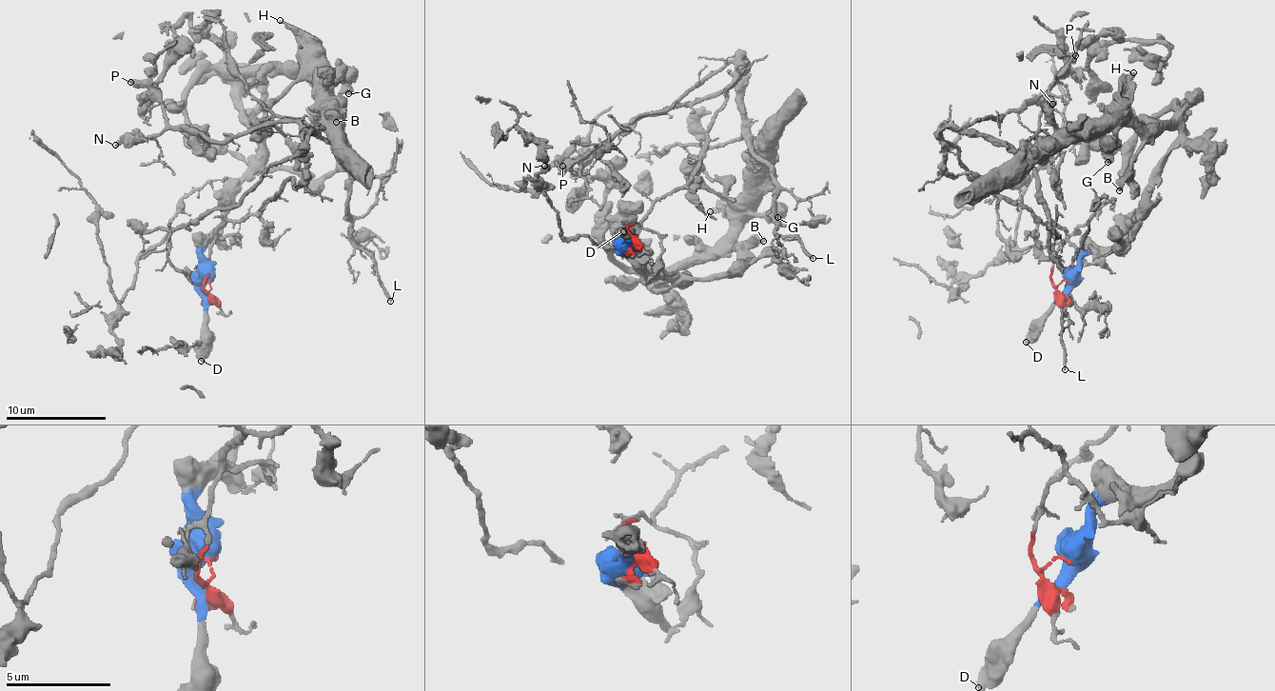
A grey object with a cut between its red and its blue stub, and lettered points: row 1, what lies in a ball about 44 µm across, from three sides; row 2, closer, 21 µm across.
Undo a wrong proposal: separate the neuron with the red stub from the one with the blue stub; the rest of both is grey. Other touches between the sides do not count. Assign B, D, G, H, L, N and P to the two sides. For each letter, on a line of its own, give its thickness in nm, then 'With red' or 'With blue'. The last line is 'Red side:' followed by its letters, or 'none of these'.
B: Thickness 460 nm. With blue
D: Thickness 600 nm. With blue
G: Thickness 650 nm. With blue
H: Thickness 240 nm. With blue
L: Thickness 190 nm. With red
N: Thickness 280 nm. With red
P: Thickness 480 nm. With red
Red side: L, N, P

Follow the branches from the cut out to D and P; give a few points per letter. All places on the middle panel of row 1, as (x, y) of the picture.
D: (633, 244), (625, 249), (625, 230), (622, 230)
P: (633, 244), (628, 224), (639, 226), (699, 166), (741, 55), (741, 77), (729, 88), (665, 106), (561, 167)

